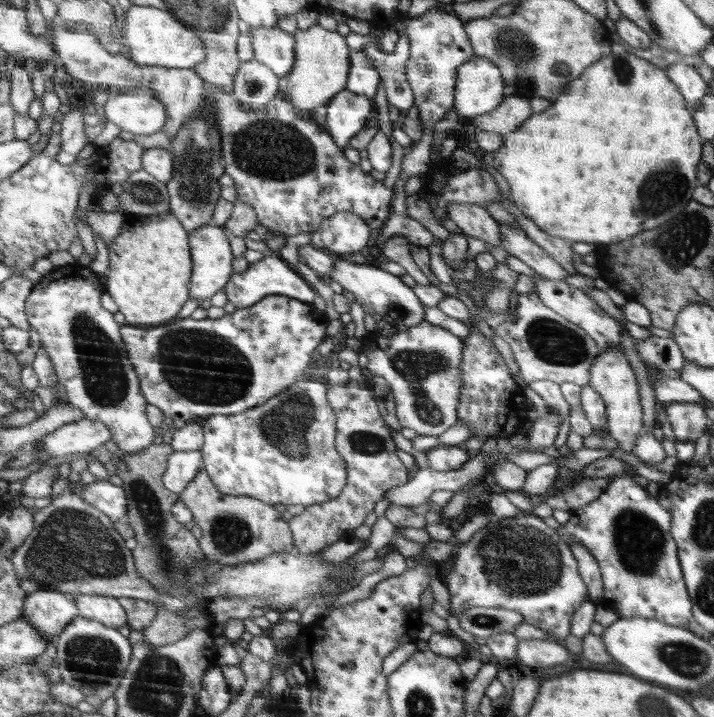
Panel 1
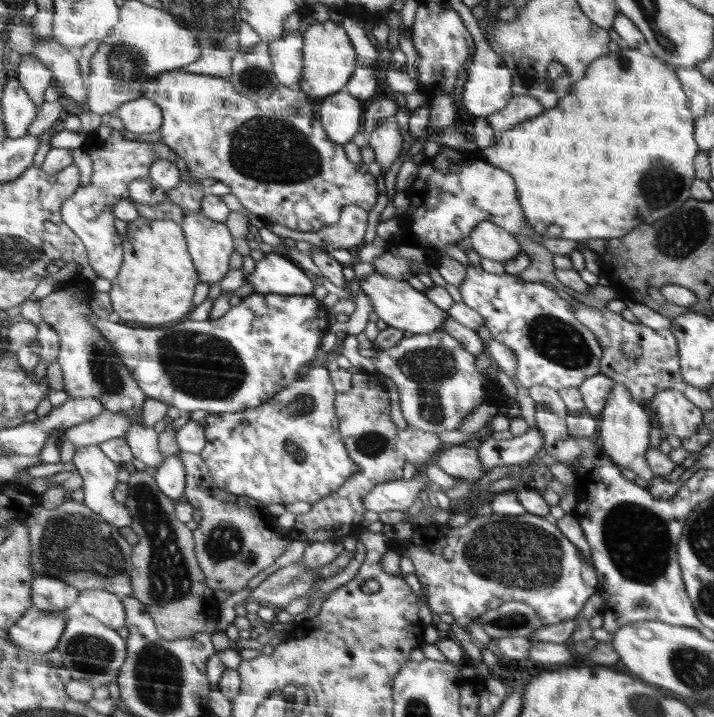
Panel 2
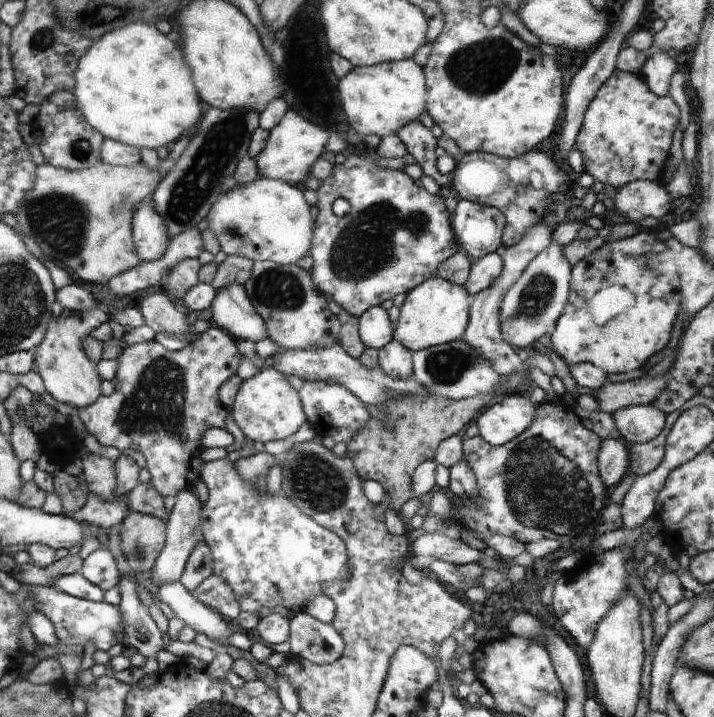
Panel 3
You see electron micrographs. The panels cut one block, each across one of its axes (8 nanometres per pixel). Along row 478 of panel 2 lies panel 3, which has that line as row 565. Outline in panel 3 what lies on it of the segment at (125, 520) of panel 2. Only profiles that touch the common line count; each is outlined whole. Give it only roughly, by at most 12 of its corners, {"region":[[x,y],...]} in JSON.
{"region":[[108,548],[83,560],[80,573],[104,592],[121,577]]}

